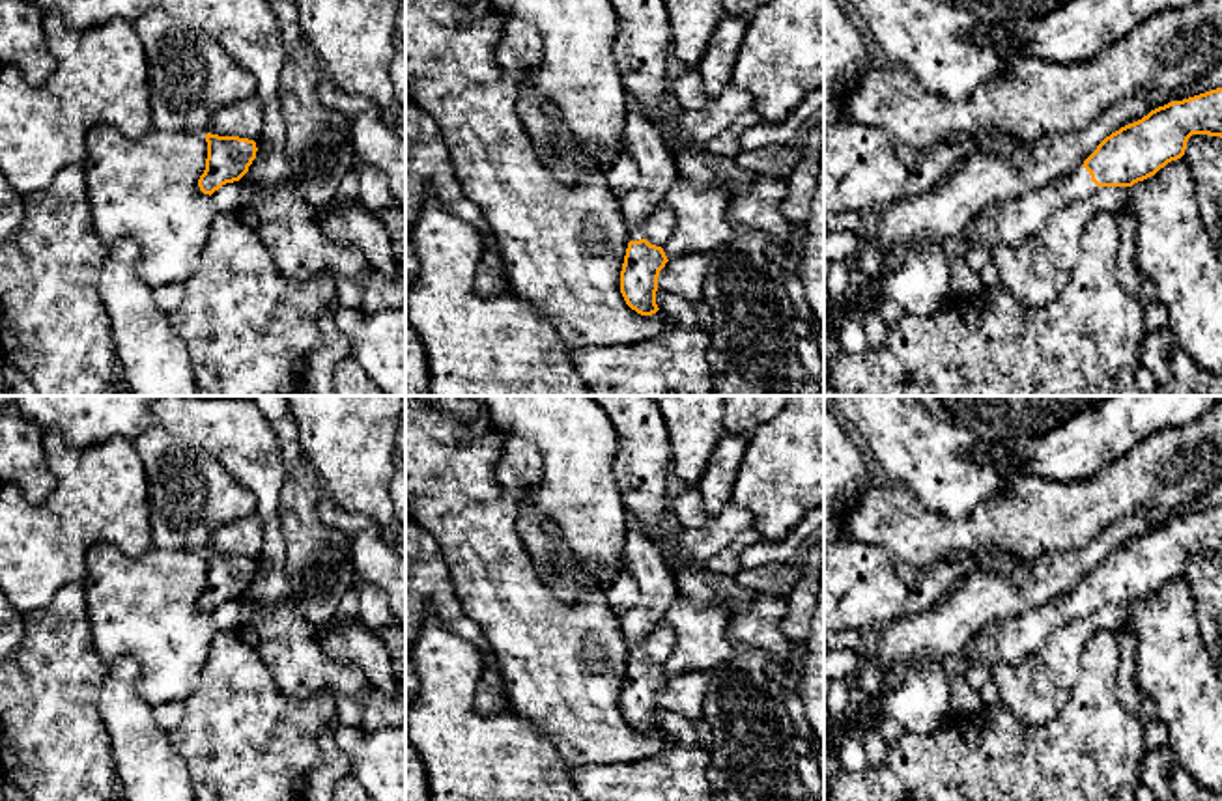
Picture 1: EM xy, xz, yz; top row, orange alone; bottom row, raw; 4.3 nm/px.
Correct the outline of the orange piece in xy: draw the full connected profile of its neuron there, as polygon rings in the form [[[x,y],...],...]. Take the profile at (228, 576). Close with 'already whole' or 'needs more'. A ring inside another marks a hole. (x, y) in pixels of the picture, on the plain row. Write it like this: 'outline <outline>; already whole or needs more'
outline [[[206,553],[207,577],[206,588],[198,597],[204,612],[213,612],[226,601],[239,599],[256,577],[256,560],[239,555]]]; already whole

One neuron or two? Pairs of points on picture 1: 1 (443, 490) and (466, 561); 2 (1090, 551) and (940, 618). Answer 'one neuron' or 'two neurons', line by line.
1: one neuron
2: one neuron

